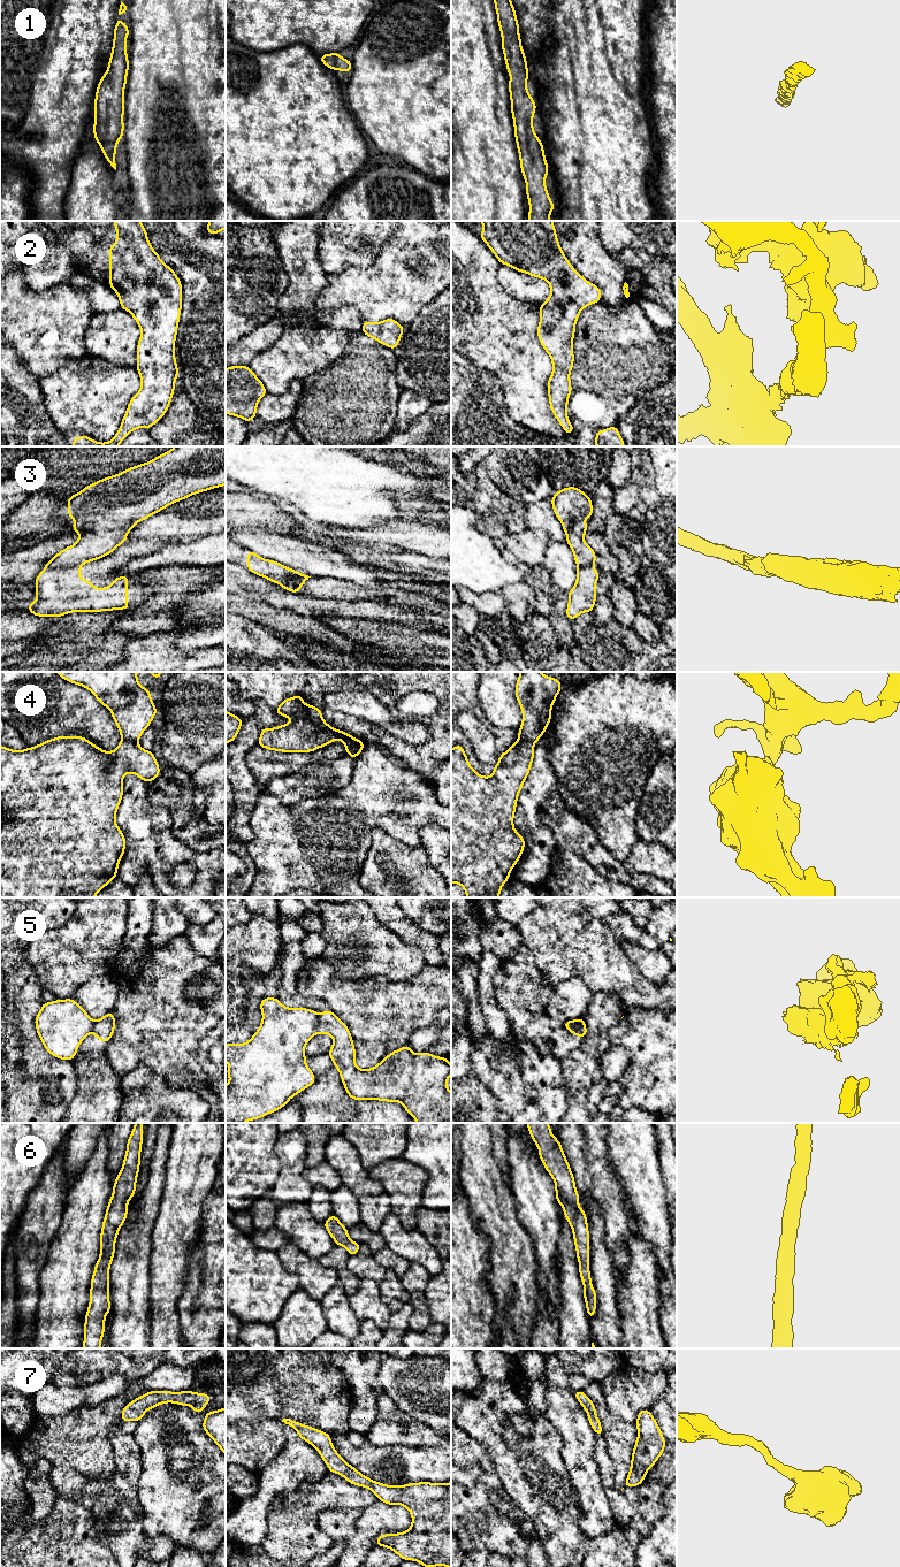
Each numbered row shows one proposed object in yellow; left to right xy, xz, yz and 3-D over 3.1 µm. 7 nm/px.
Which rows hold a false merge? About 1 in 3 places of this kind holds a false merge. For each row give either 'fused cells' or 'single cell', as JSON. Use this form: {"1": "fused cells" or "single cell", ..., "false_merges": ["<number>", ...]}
{"1": "single cell", "2": "single cell", "3": "fused cells", "4": "fused cells", "5": "fused cells", "6": "single cell", "7": "single cell", "false_merges": ["3", "4", "5"]}

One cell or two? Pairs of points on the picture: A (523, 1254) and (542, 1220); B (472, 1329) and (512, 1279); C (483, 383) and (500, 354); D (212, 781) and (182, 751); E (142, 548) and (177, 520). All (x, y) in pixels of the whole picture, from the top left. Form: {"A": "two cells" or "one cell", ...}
{"A": "two cells", "B": "two cells", "C": "two cells", "D": "two cells", "E": "two cells"}

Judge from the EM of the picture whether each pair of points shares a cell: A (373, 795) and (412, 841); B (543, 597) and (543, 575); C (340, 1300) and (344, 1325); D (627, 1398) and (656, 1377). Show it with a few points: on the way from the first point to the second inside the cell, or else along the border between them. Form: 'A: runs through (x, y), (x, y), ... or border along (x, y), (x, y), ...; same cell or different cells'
A: runs through (378, 809), (379, 818), (389, 818), (398, 827); same cell
B: runs through (544, 591), (543, 581); same cell
C: runs through (340, 1306), (340, 1316), (343, 1320); same cell
D: runs through (634, 1391), (641, 1390), (649, 1384); same cell

